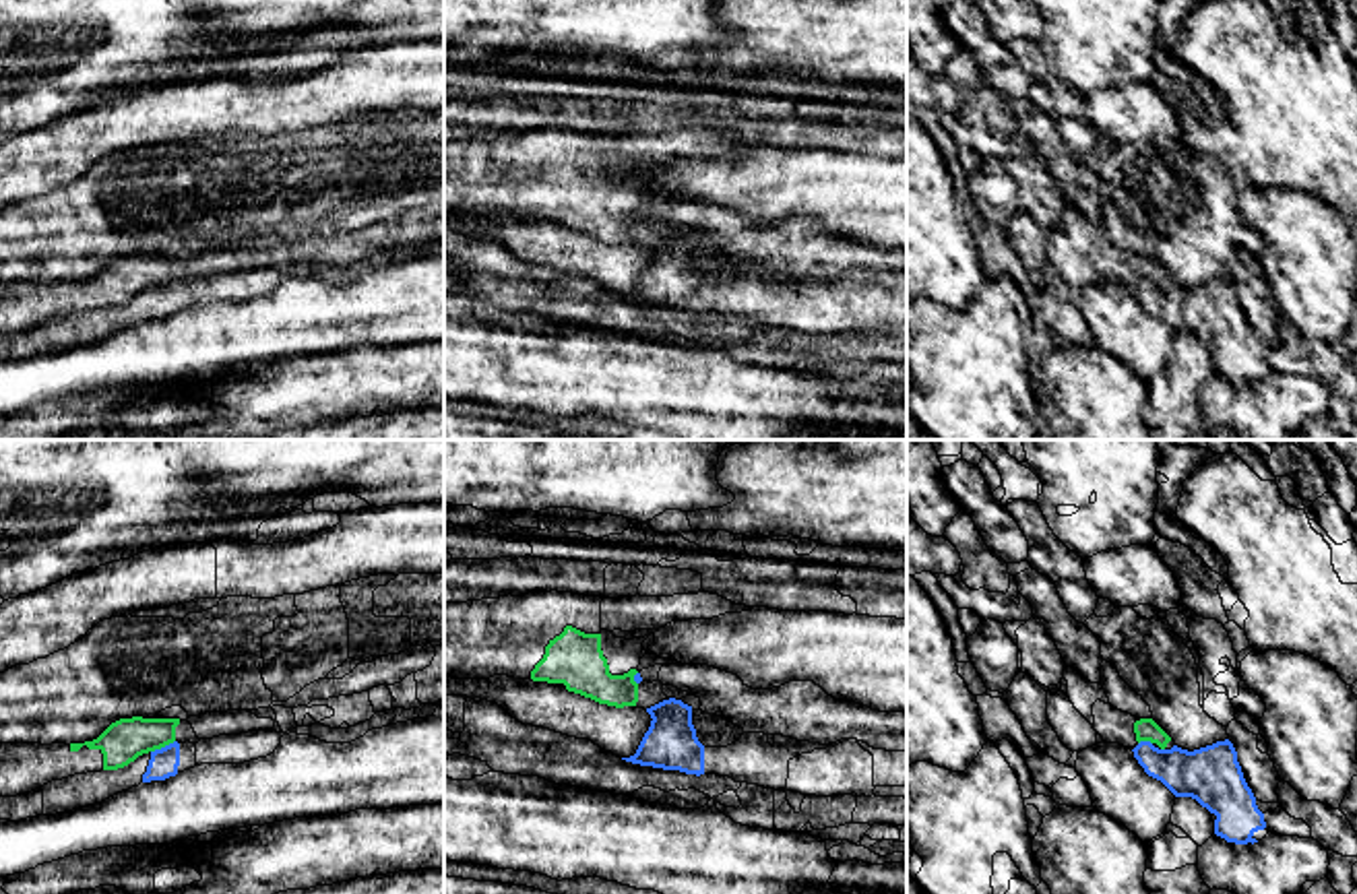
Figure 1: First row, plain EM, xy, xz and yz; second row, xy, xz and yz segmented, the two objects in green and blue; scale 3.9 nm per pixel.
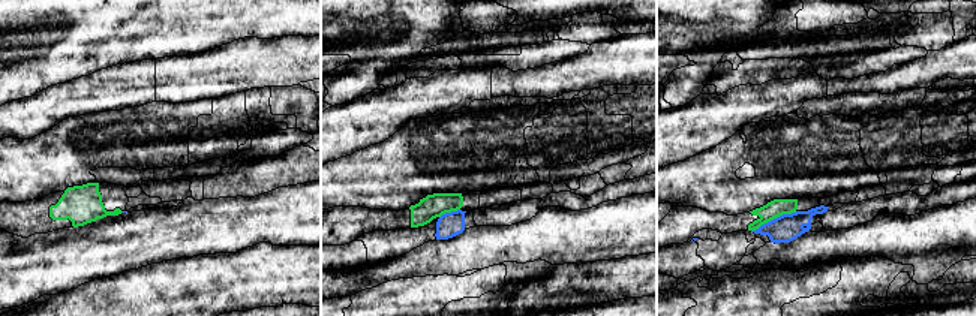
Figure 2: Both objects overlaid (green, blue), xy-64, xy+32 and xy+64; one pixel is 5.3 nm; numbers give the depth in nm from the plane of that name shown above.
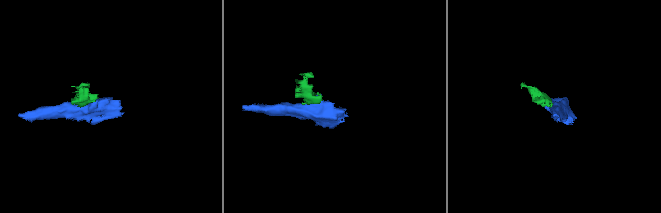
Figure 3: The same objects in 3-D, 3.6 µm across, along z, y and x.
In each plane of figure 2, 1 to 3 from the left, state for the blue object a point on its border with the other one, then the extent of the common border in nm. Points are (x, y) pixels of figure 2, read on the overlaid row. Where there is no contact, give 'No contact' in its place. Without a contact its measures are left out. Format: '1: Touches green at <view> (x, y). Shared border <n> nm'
1: No contact
2: Touches green at xy+32 (449, 211). Shared border 120 nm
3: Touches green at xy+64 (774, 217). Shared border 260 nm

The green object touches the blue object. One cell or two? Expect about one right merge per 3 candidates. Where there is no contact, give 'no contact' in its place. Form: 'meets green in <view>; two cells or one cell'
meets green in xy; two cells

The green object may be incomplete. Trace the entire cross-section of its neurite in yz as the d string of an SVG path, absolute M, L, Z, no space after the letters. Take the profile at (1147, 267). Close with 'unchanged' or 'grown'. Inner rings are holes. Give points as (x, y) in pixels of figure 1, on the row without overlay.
M1066 204L1058 225L1047 229L1047 258L1060 279L1078 291L1097 281L1134 287L1140 279L1150 279L1165 287L1171 279L1153 256L1138 258L1113 246L1103 223L1086 219L1072 204Z | grown

